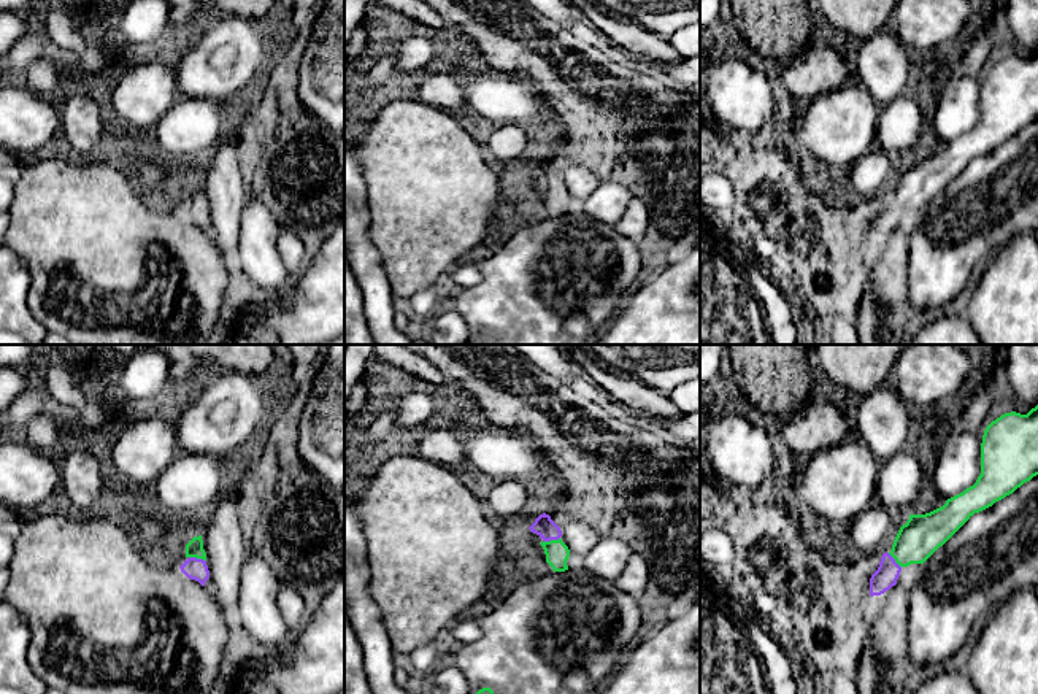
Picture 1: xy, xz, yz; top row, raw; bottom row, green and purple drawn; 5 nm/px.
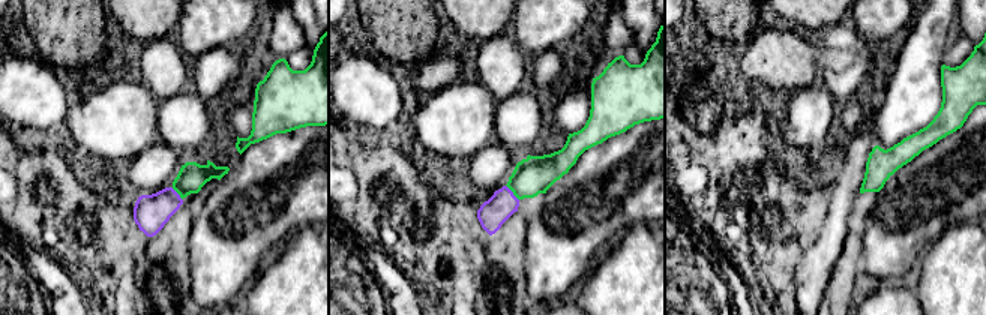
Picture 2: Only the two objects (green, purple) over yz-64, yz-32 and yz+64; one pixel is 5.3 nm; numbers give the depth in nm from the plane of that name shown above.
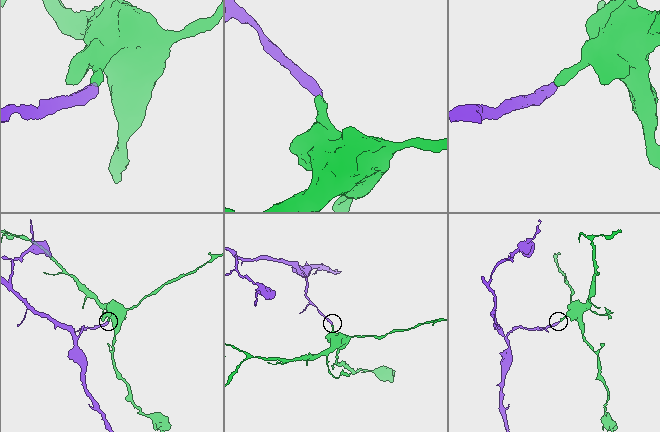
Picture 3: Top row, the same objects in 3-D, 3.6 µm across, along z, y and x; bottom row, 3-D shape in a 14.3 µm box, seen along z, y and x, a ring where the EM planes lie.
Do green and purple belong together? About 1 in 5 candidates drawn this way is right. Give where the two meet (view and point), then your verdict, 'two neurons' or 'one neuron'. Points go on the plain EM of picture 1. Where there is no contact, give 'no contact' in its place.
xy (197, 202) | one neuron

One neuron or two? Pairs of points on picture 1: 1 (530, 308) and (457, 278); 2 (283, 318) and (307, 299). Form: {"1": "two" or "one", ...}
{"1": "two", "2": "one"}

